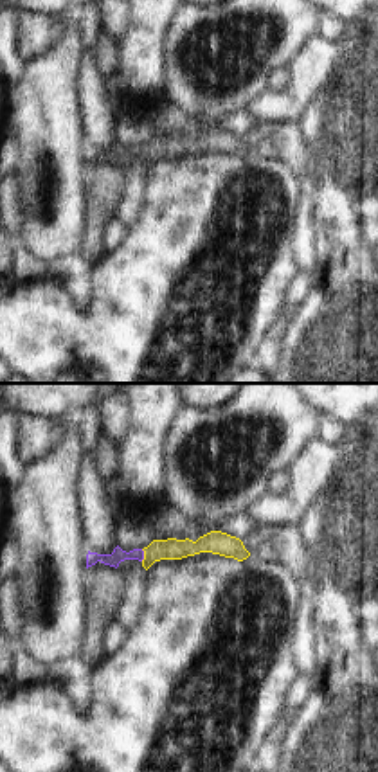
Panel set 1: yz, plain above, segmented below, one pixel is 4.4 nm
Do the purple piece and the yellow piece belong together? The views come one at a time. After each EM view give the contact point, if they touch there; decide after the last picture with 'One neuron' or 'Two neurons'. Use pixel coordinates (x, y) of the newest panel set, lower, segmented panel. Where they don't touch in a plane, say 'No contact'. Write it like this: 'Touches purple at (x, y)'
Touches purple at (143, 555)

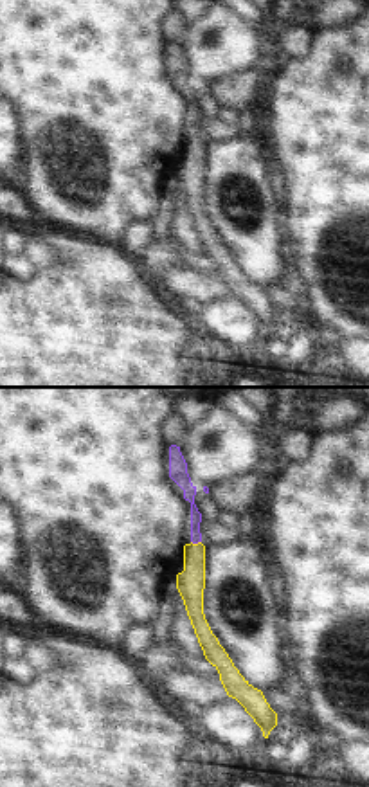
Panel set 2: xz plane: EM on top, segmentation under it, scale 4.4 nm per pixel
Touches purple at (197, 542)

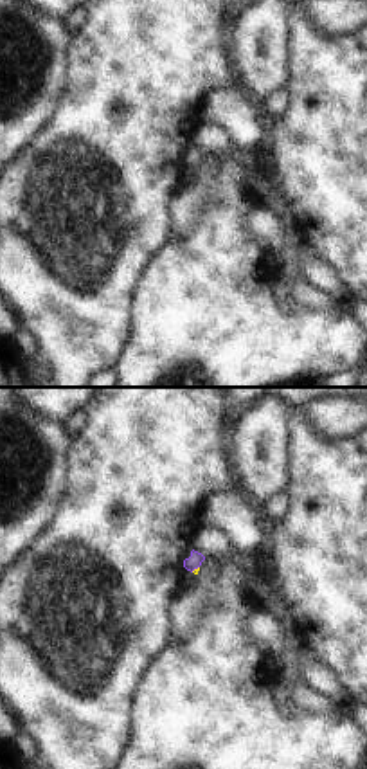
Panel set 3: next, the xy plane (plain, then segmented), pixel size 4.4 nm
Touches purple at (195, 568)

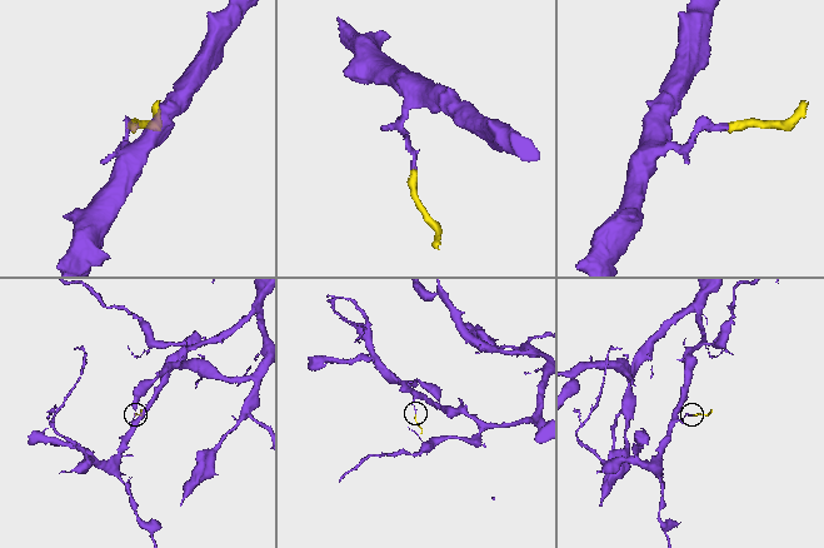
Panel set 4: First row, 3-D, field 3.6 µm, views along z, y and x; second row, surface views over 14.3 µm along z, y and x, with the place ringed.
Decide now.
One neuron

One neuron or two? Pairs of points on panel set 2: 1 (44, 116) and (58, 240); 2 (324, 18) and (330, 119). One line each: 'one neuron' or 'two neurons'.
1: two neurons
2: two neurons

